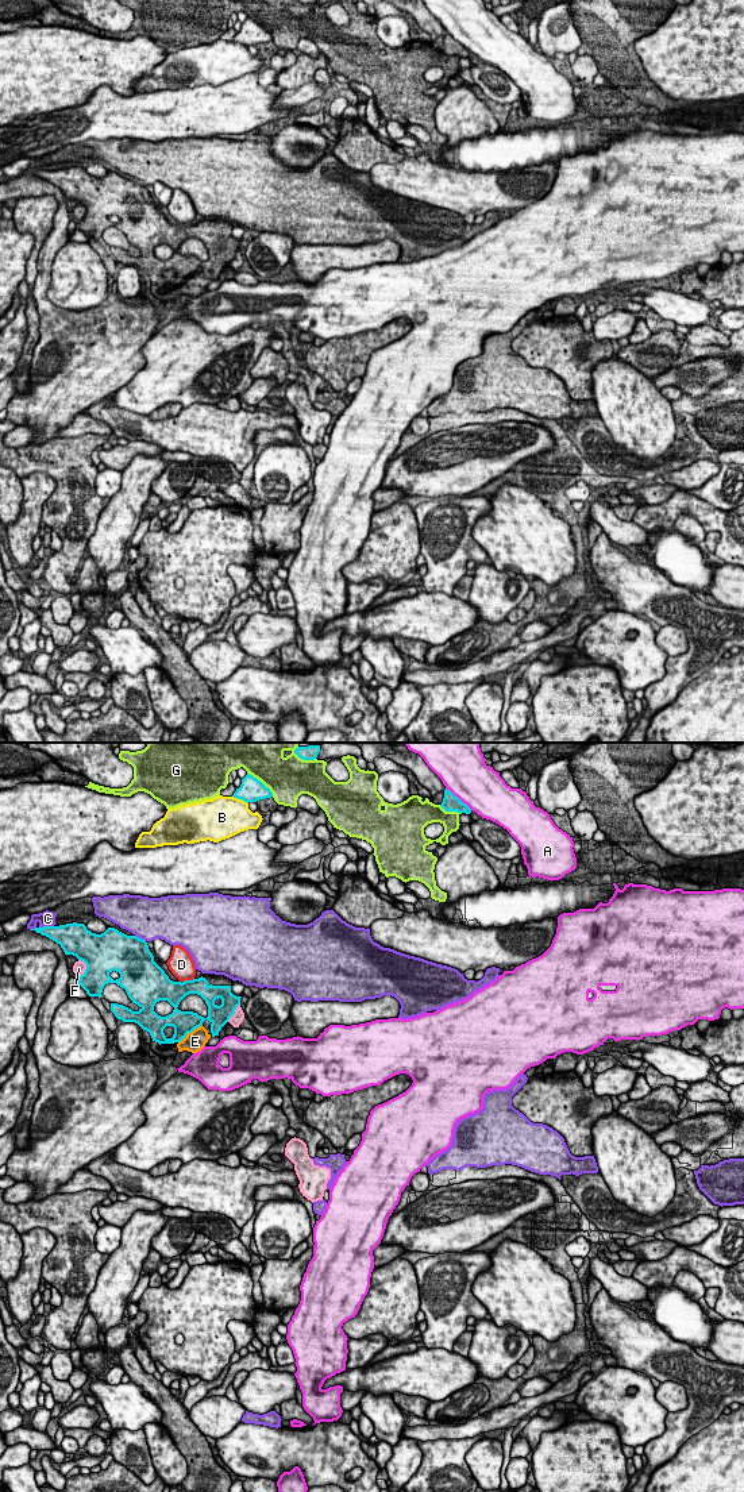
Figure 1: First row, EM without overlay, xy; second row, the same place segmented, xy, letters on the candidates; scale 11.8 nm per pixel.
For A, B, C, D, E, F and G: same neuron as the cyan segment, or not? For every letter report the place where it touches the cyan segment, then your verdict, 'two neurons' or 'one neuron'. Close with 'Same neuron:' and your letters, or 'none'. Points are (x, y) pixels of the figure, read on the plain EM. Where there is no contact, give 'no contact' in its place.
A: xy (458, 42) | two neurons
B: xy (241, 42) | two neurons
C: xy (46, 170) | two neurons
D: xy (188, 224) | two neurons
E: xy (189, 276) | one neuron
F: xy (87, 211) | two neurons
G: xy (261, 26) | two neurons
Same neuron: E

